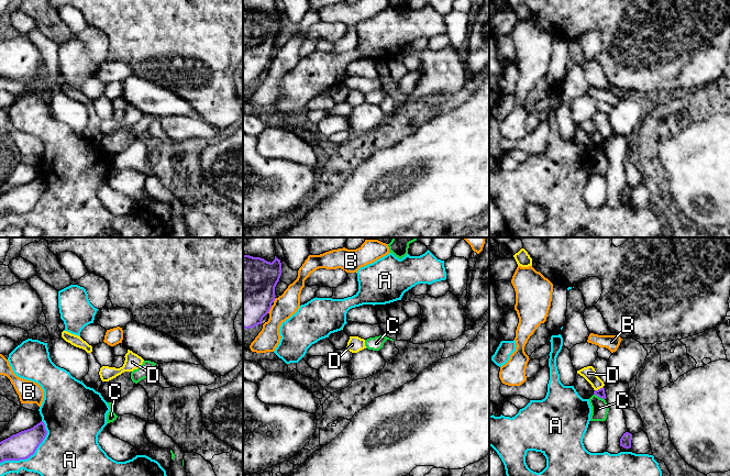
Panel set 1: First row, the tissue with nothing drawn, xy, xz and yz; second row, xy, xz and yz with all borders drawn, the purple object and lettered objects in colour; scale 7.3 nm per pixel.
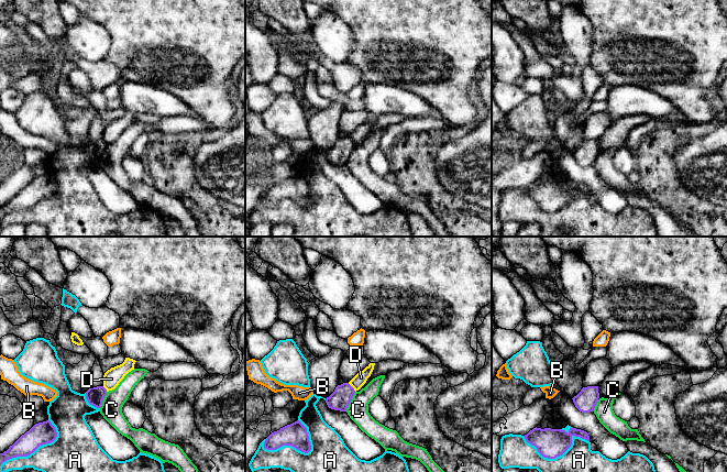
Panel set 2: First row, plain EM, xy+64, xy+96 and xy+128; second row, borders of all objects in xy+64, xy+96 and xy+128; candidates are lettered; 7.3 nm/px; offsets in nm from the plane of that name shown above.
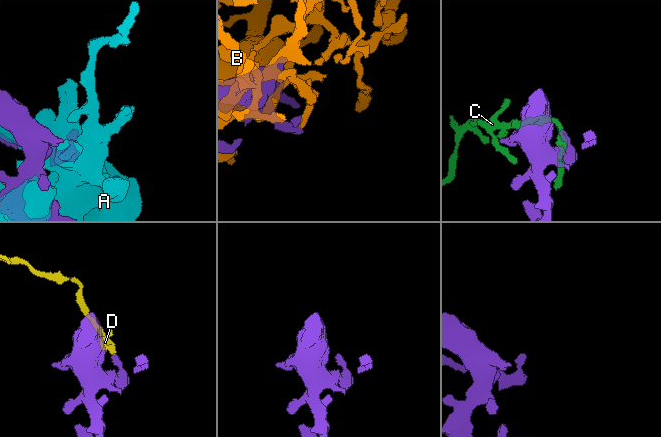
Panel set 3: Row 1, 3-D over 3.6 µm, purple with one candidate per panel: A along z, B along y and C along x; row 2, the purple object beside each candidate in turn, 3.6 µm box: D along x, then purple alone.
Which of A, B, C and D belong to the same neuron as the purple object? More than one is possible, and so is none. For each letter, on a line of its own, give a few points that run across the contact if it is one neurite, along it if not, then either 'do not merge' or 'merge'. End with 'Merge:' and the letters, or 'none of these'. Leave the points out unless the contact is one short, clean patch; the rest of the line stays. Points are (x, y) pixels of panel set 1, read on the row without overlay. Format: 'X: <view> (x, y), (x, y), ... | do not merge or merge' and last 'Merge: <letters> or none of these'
A: do not merge
B: do not merge
C: do not merge
D: yz (603, 140), (595, 144) | do not merge
Merge: none of these

